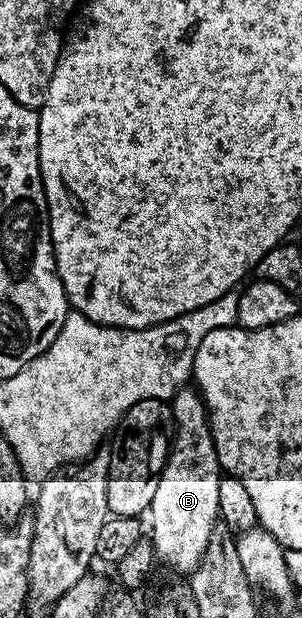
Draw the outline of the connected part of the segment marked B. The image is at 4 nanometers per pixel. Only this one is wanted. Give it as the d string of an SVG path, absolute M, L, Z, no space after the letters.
M181 389L170 400L170 415L176 418L176 439L171 440L168 462L154 492L150 508L152 532L150 538L156 546L156 555L162 563L176 571L191 573L196 570L212 531L220 518L218 485L222 468L216 456L212 429L208 426L206 404L199 390Z

